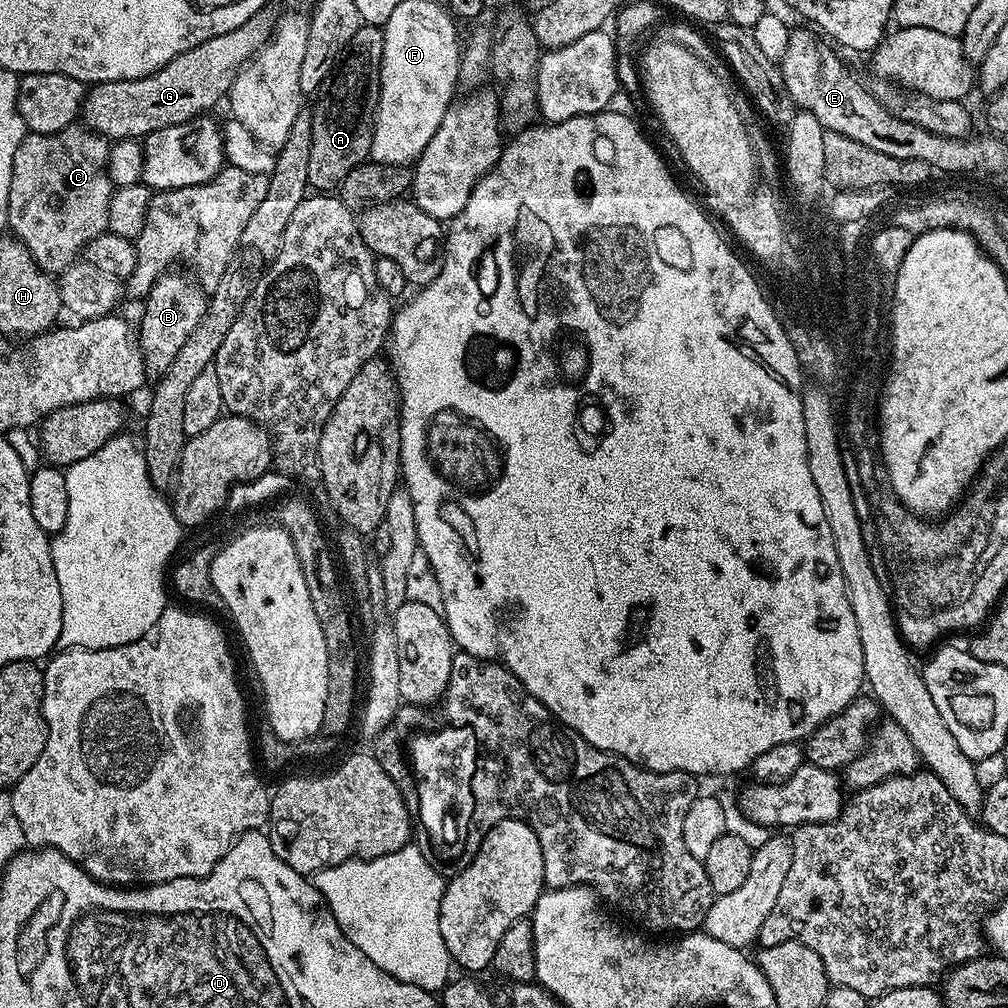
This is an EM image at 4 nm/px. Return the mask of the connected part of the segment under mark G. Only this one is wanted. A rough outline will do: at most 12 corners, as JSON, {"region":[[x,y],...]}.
{"region":[[274,16],[178,54],[153,76],[91,85],[83,123],[140,140],[211,113]]}

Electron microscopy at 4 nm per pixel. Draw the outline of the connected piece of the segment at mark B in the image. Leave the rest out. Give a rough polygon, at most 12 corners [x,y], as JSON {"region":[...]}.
{"region":[[169,270],[143,301],[140,353],[149,377],[166,374],[208,296]]}

